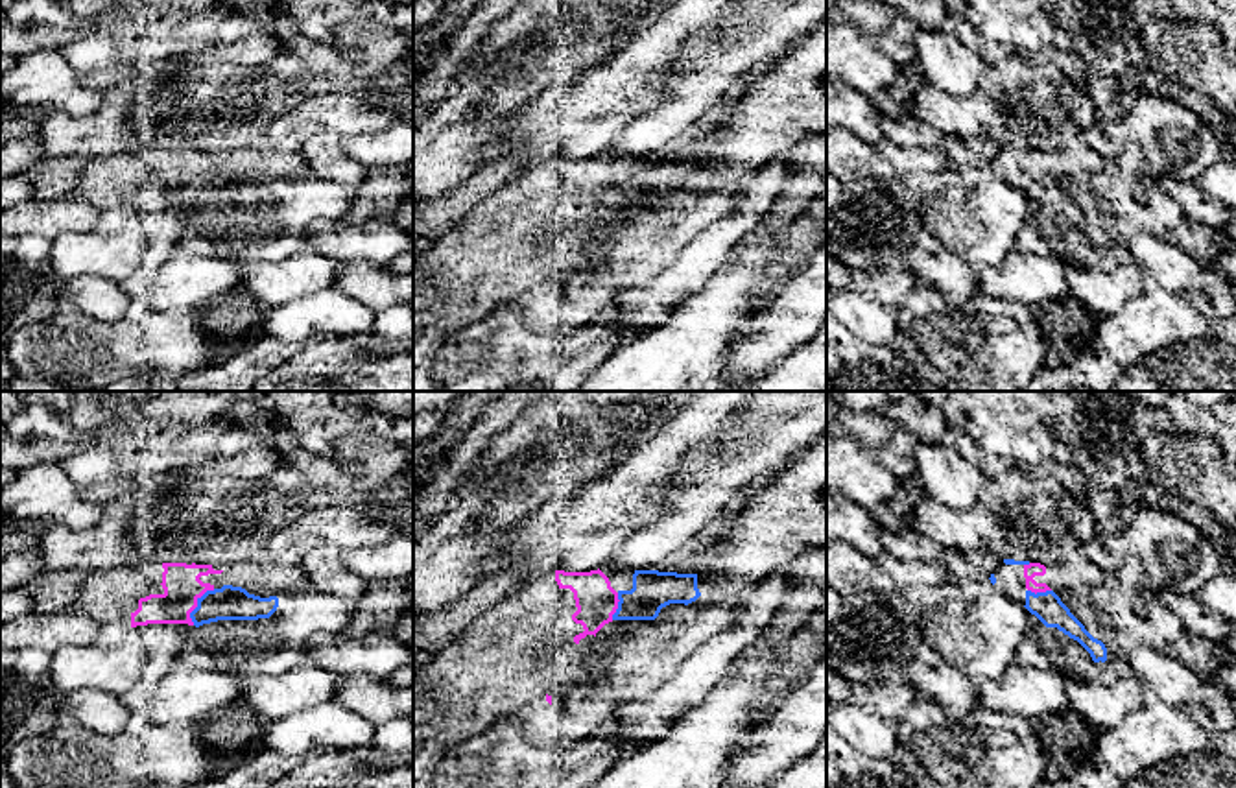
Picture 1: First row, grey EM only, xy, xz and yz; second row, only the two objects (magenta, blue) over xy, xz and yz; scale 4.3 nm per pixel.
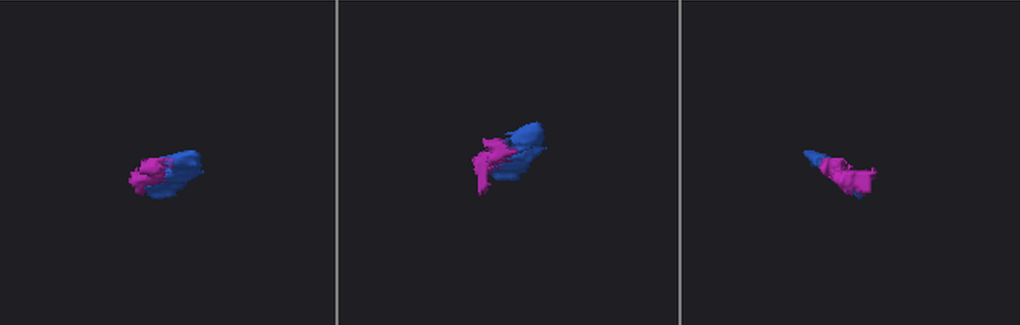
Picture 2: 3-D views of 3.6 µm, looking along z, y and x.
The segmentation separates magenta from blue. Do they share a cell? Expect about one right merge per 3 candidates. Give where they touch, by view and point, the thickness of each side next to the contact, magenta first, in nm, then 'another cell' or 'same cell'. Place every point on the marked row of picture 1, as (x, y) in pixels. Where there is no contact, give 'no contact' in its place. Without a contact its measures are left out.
xy (196, 604) | 170/150 nm | same cell

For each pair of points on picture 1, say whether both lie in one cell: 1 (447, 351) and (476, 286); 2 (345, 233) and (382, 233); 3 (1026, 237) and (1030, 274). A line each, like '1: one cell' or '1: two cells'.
1: two cells
2: one cell
3: two cells

